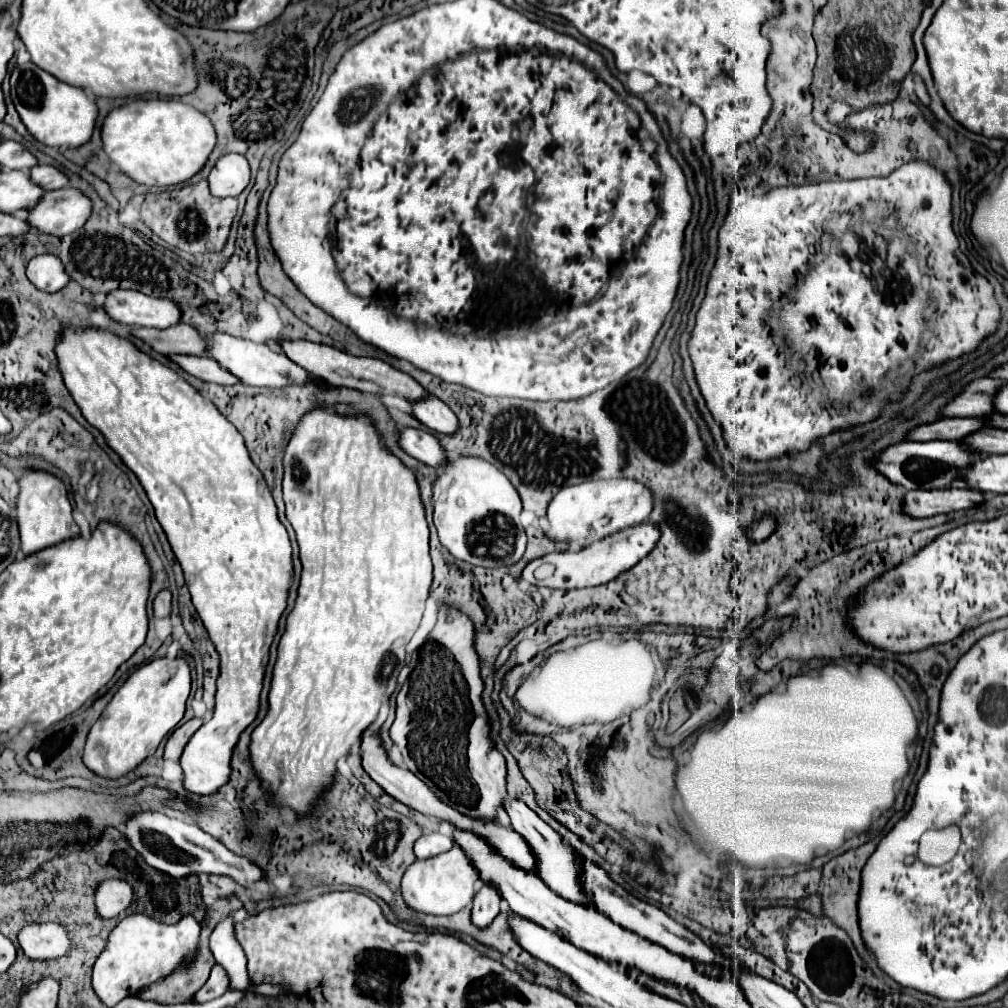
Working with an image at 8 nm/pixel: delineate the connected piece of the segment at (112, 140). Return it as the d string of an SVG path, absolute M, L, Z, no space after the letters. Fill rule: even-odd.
M137 99L113 109L103 123L103 151L125 175L147 187L181 185L193 179L215 149L211 121L191 105L167 99Z

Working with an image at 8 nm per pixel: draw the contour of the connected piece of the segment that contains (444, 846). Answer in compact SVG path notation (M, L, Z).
M429 833L429 835L421 835L415 841L415 855L417 859L427 859L427 857L435 857L439 853L445 853L453 847L453 839L441 833Z

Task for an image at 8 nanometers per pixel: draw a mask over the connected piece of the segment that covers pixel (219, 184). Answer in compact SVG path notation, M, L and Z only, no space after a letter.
M231 153L217 161L209 175L209 187L215 197L239 197L241 191L249 185L251 171L243 155Z

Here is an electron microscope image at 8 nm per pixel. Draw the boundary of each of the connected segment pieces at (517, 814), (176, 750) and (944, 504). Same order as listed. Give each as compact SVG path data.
M507 797L503 801L503 809L505 813L509 815L509 821L511 821L511 827L521 833L527 843L531 845L535 857L537 857L537 867L539 867L539 877L545 881L545 885L563 895L565 899L573 901L573 903L581 903L581 905L587 905L591 907L591 899L587 897L587 893L579 887L579 871L581 871L581 861L577 857L577 851L563 841L563 837L553 831L543 819L539 819L539 815L535 811L531 811L521 799L515 799L515 797Z
M193 717L193 719L187 721L185 725L177 727L177 729L173 731L173 735L169 737L167 745L165 745L165 755L163 755L163 759L165 759L165 761L179 761L185 745L189 743L189 739L193 737L193 733L195 733L201 725L203 725L203 721L197 719L197 717Z
M939 489L939 491L909 491L905 495L905 511L913 517L931 517L937 513L951 513L971 509L985 501L985 495L975 489Z

